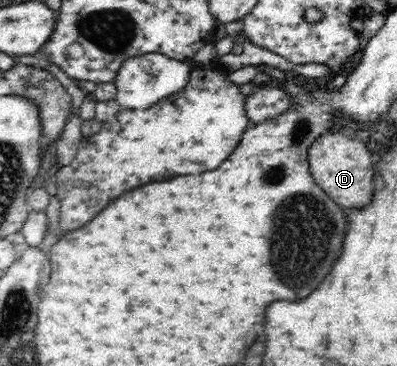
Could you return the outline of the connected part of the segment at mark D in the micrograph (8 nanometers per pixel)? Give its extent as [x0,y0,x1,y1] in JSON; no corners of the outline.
[308,131,380,209]

